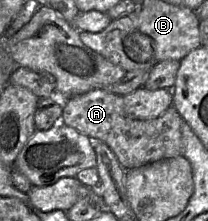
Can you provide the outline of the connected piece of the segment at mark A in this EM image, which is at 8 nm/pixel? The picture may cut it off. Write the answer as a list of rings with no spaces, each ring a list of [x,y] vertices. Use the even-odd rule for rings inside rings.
[[[94,89],[67,98],[61,122],[79,132],[104,141],[125,170],[183,154],[182,117],[172,105],[153,119],[135,119],[127,115],[123,96],[107,89]]]

